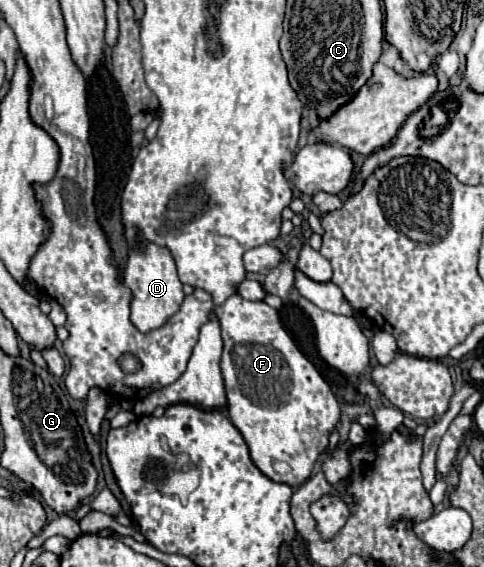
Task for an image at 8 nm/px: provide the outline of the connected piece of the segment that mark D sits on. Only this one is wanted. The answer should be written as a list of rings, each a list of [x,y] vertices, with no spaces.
[[[146,244],[142,250],[136,246],[130,252],[126,272],[124,272],[124,284],[132,292],[130,300],[130,322],[140,330],[140,332],[152,332],[156,328],[162,328],[180,308],[184,292],[182,292],[182,282],[178,280],[174,260],[166,248],[158,248],[154,244]]]

